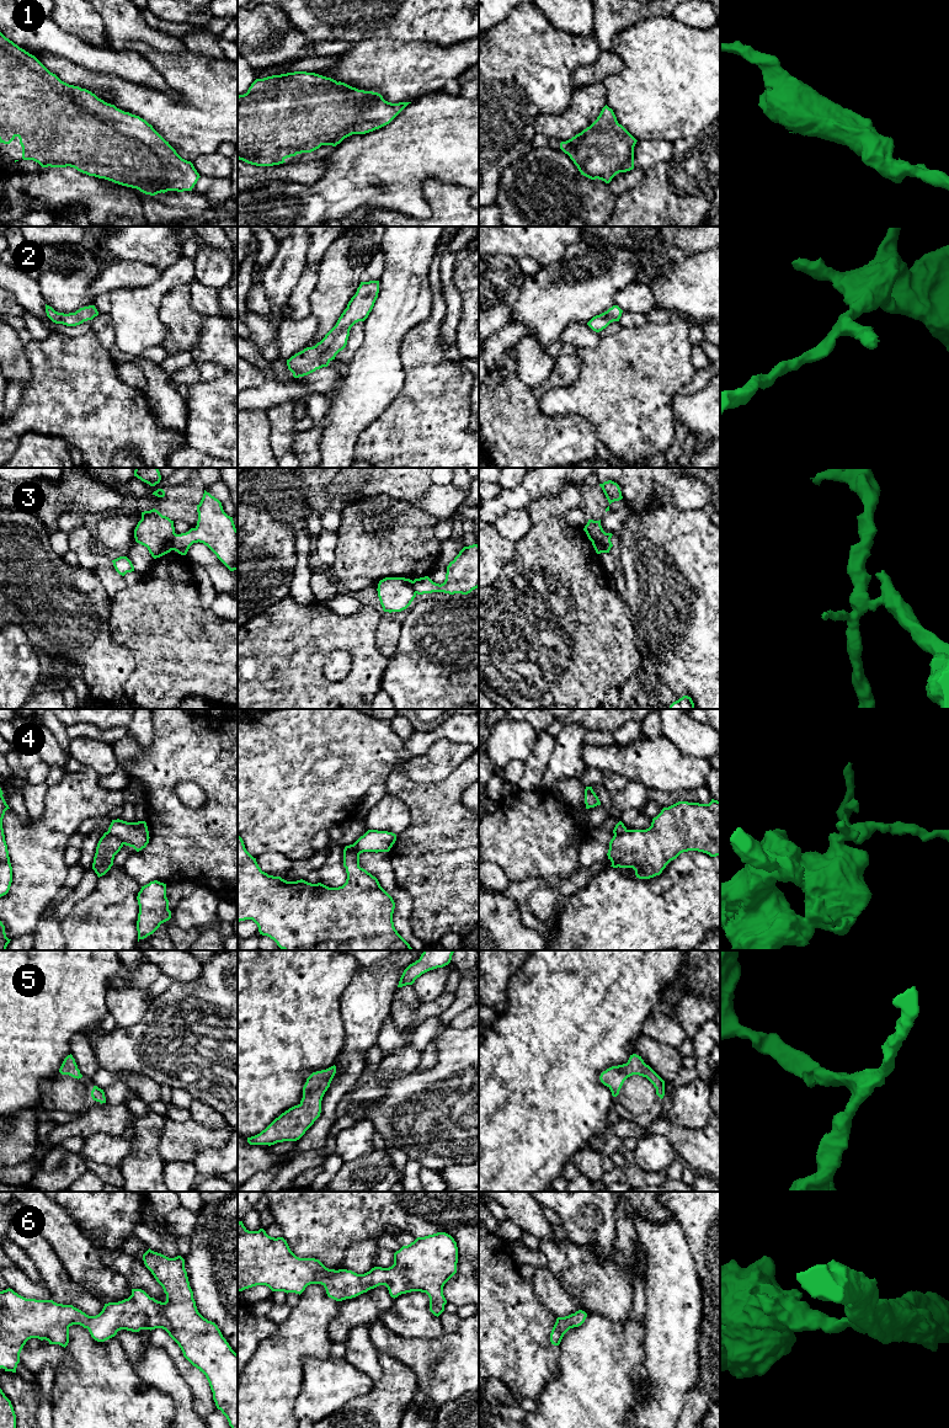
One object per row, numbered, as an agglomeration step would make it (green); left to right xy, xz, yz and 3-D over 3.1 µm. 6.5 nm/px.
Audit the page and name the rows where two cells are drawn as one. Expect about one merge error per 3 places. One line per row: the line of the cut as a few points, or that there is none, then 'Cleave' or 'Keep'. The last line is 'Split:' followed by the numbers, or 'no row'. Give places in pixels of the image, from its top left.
1: No split. Keep
2: No split. Keep
3: Split along xy (175, 533), (171, 541), (171, 549). Cleave
4: Split along xy (107, 831), (123, 843). Cleave
5: No split. Keep
6: No split. Keep
Split: 3, 4

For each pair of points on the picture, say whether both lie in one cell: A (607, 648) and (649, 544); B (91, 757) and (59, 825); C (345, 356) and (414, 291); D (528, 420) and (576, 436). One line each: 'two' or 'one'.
A: two
B: two
C: two
D: one

